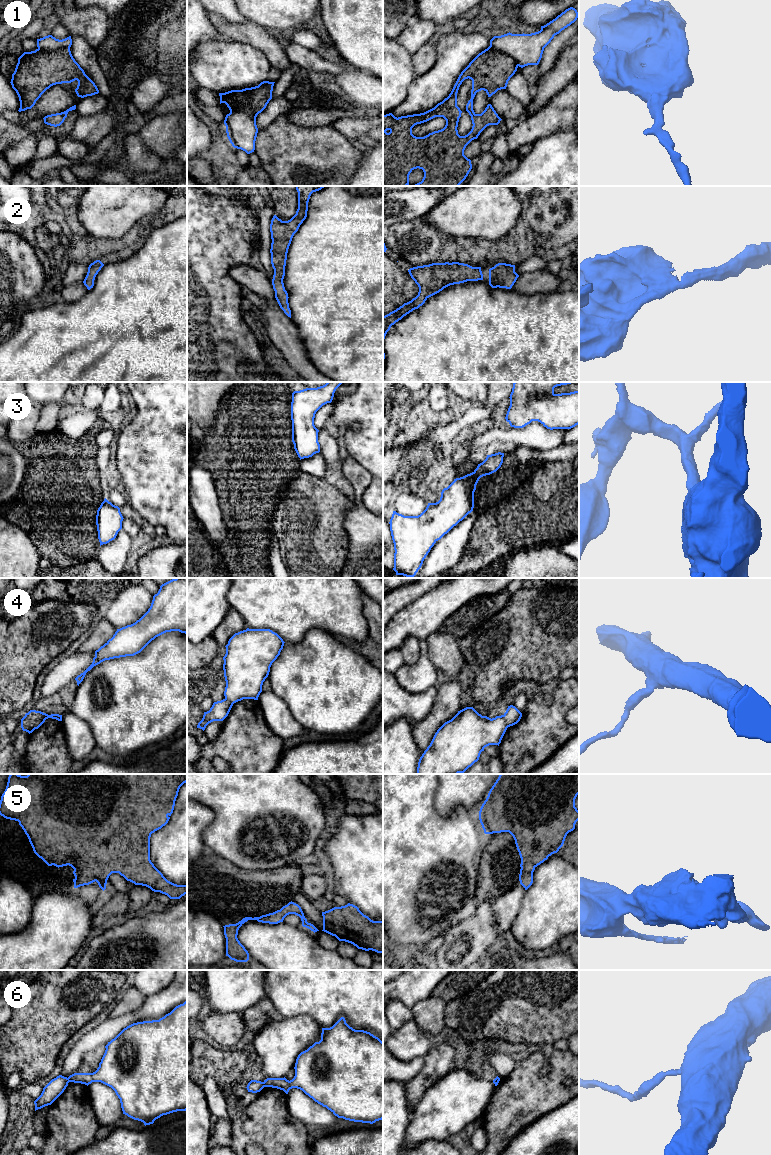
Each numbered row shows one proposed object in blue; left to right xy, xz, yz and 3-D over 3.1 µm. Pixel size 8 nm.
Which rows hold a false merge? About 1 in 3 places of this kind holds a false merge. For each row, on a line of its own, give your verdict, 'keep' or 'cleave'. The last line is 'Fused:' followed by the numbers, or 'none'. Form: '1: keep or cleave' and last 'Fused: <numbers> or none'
1: cleave
2: keep
3: keep
4: cleave
5: keep
6: cleave
Fused: 1, 4, 6

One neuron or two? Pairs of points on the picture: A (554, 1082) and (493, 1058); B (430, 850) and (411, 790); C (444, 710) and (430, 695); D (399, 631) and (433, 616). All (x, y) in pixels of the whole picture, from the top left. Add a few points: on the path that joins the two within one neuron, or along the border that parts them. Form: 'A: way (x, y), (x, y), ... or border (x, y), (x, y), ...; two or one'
A: border (516, 1063), (513, 1070), (507, 1076), (500, 1079); two
B: way (415, 835), (411, 831), (411, 805); one
C: border (437, 689), (437, 697), (431, 710), (421, 720); two
D: way (407, 623), (419, 620), (425, 616); one

